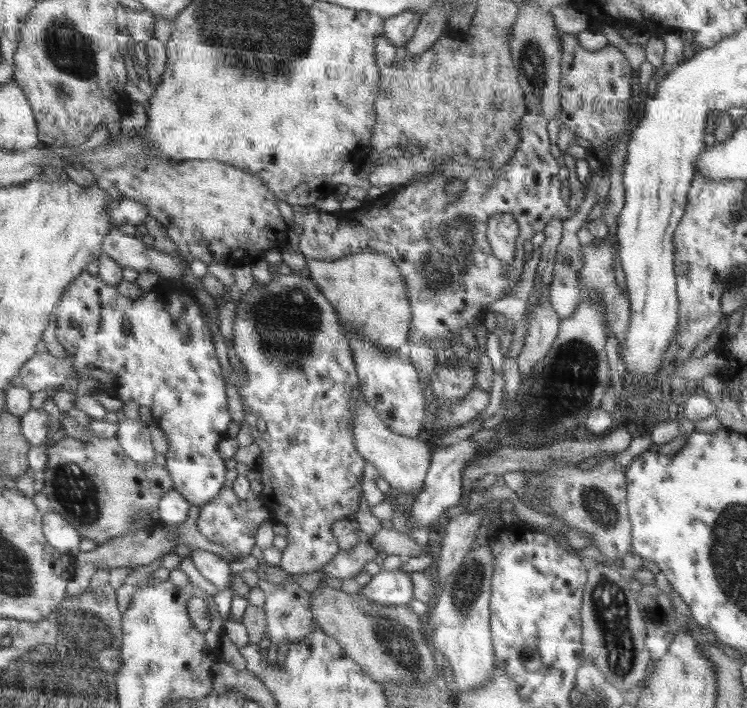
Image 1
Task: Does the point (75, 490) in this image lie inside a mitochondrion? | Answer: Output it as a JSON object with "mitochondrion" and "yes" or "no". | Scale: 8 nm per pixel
{"mitochondrion":"yes"}

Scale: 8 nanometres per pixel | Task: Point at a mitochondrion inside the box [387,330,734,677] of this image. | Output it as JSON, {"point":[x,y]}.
{"point":[576,363]}

